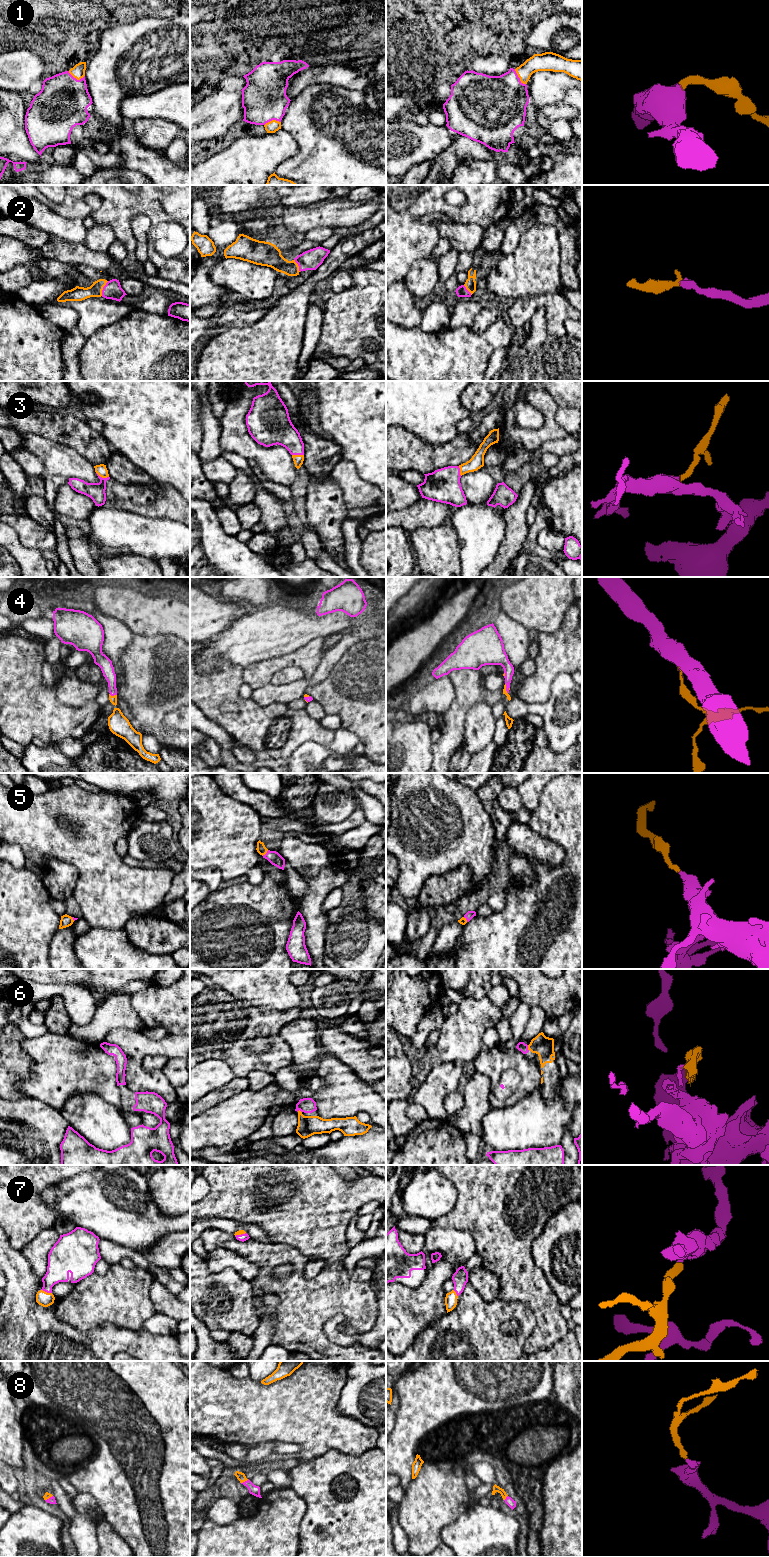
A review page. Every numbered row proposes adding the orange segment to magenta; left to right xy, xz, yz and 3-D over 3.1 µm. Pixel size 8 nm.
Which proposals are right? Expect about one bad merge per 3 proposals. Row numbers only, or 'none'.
1, 2, 3, 4, 5, 6, 7, 8

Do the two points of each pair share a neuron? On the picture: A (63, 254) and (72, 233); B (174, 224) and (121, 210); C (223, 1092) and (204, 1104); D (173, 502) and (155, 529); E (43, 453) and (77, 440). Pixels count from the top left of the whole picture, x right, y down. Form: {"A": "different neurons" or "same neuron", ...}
{"A": "different neurons", "B": "same neuron", "C": "same neuron", "D": "different neurons", "E": "different neurons"}

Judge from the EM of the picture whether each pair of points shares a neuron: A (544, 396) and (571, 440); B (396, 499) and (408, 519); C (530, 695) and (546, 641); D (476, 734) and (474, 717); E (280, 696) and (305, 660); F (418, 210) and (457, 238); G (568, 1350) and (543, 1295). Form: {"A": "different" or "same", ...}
{"A": "different", "B": "different", "C": "same", "D": "same", "E": "different", "F": "different", "G": "different"}

